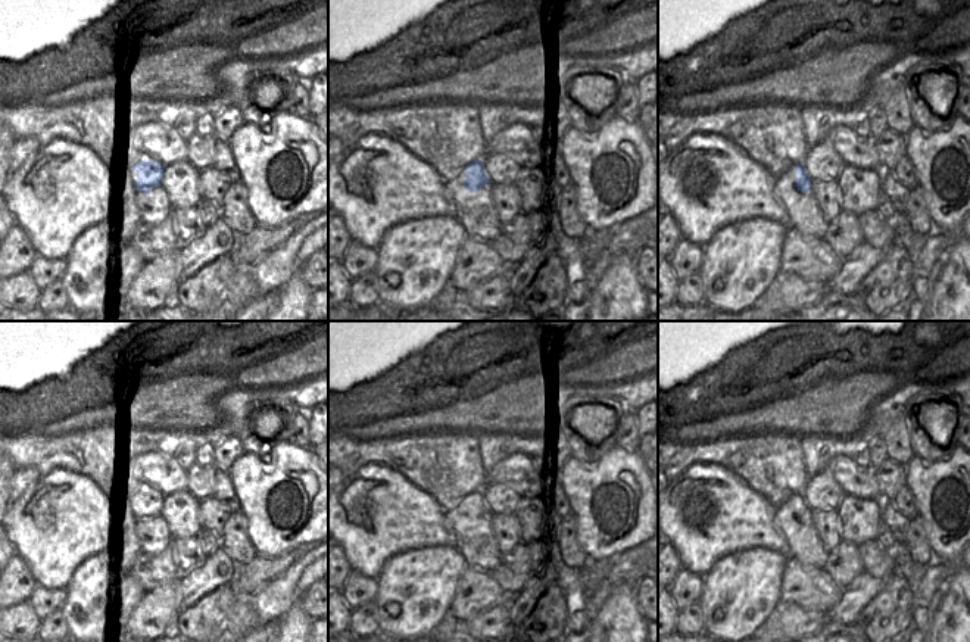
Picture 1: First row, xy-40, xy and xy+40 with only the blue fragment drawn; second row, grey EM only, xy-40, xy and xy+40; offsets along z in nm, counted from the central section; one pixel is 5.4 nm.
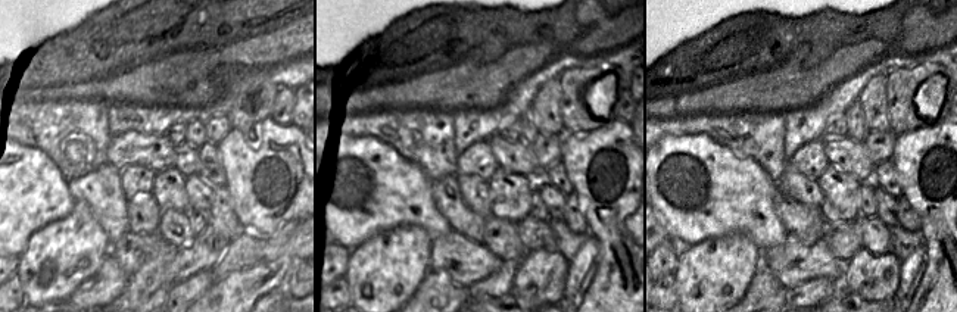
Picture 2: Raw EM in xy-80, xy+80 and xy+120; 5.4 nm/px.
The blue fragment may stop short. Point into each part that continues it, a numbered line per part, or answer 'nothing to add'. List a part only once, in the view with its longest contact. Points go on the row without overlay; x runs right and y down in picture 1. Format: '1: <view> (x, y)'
1: xy (499, 498)

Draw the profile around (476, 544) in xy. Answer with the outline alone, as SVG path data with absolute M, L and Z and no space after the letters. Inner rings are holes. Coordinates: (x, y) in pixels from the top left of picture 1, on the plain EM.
M467 498L458 502L450 511L446 511L446 524L455 539L455 548L464 557L467 567L492 573L499 562L499 551L490 527L493 514L486 514L475 524L464 518L465 509Z

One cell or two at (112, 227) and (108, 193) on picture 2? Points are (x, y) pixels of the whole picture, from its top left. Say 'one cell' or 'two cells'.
one cell

